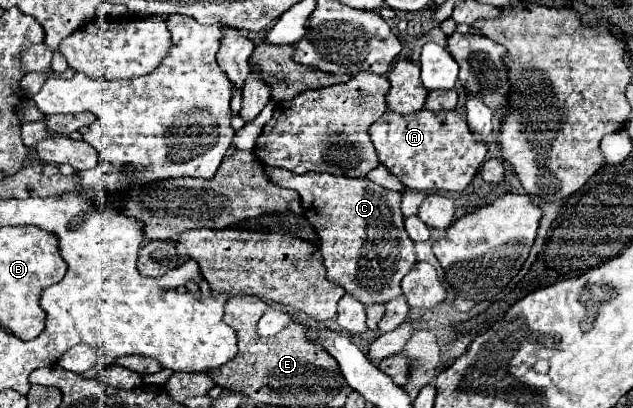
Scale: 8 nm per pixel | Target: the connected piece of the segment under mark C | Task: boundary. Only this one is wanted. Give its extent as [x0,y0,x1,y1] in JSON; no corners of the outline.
[266,168,416,306]

